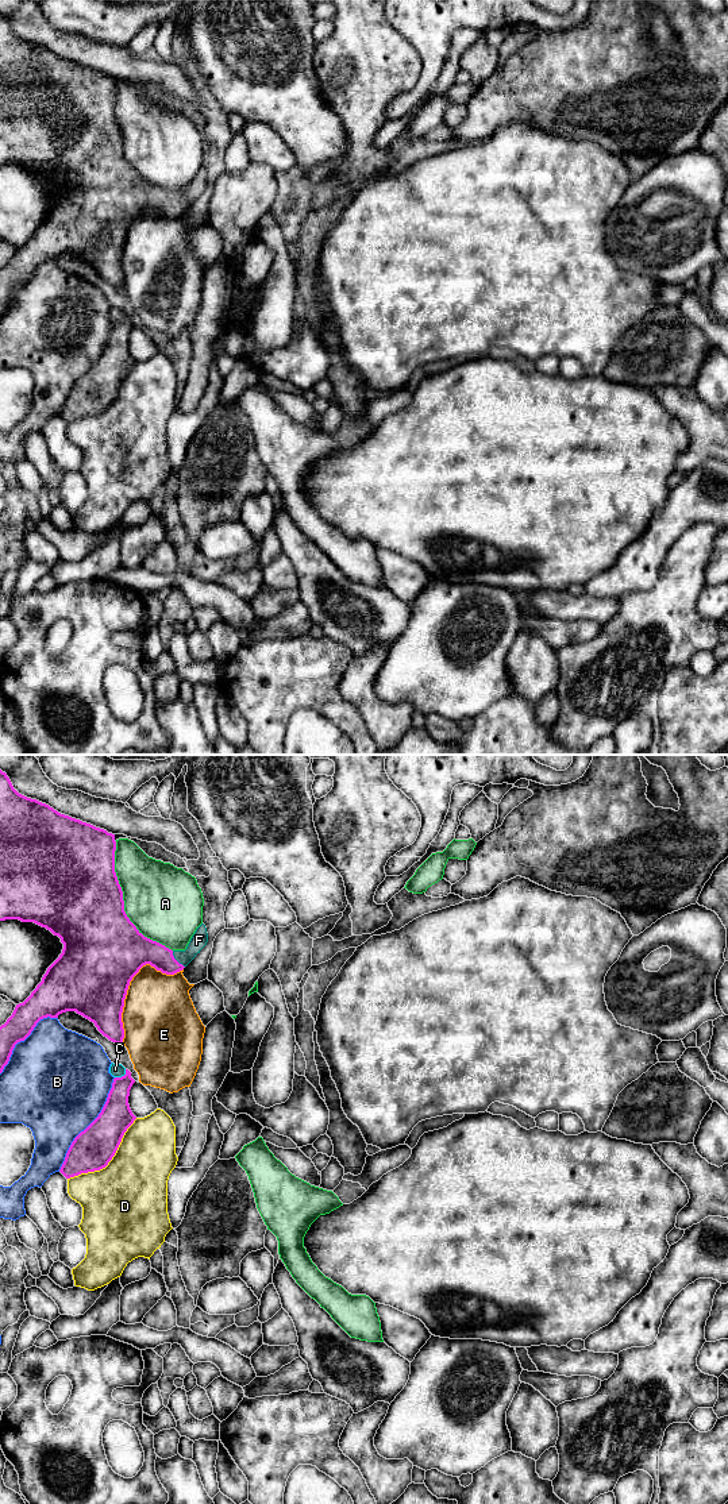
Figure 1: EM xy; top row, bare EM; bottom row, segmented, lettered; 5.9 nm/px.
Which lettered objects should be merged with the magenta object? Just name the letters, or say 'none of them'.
F

